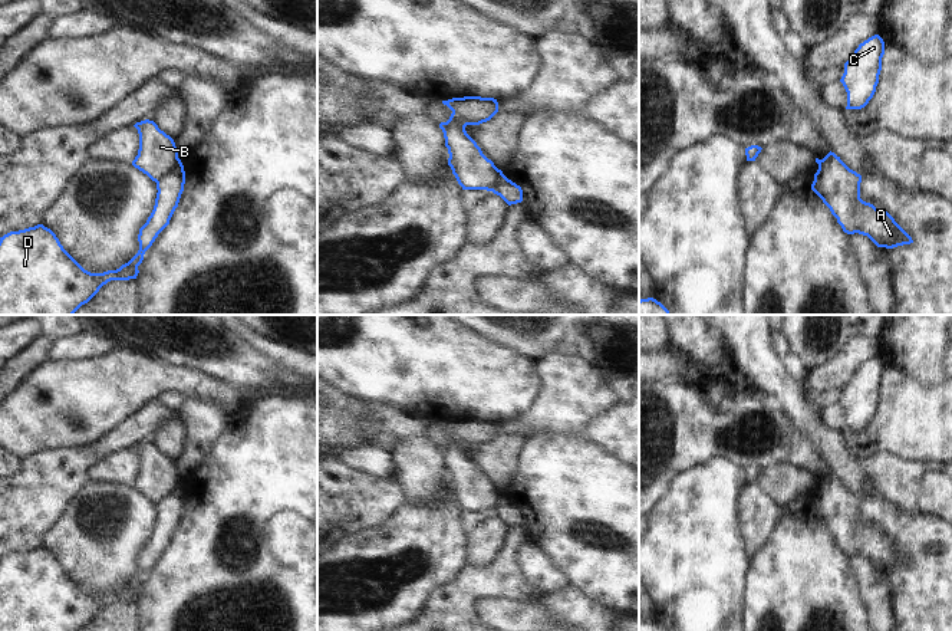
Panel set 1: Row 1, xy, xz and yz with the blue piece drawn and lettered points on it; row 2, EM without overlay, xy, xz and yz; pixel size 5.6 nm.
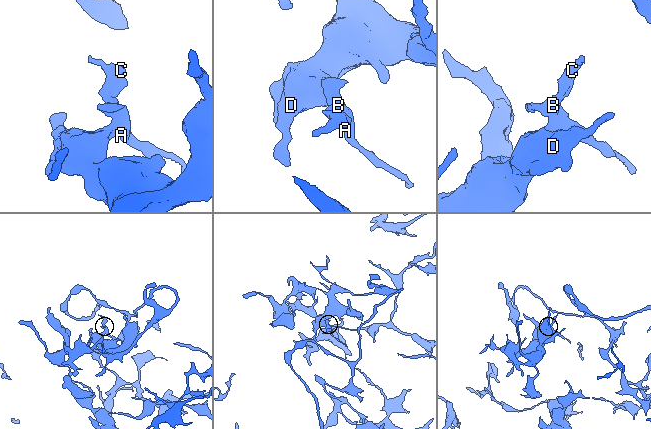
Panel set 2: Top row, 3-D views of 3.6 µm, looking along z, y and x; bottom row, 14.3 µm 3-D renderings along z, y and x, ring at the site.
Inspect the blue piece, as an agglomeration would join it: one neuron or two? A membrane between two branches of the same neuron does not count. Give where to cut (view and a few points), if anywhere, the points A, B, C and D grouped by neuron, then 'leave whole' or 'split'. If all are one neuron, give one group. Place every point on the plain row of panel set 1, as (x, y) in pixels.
xy (180, 482), (157, 505) | A D / B C | split

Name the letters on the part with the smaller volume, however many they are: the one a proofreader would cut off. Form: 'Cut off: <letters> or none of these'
Cut off: B, C

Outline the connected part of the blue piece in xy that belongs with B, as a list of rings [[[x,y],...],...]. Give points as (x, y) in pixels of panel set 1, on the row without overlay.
[[[145,441],[134,448],[139,456],[139,471],[132,487],[158,505],[181,483],[175,464],[154,443]]]

